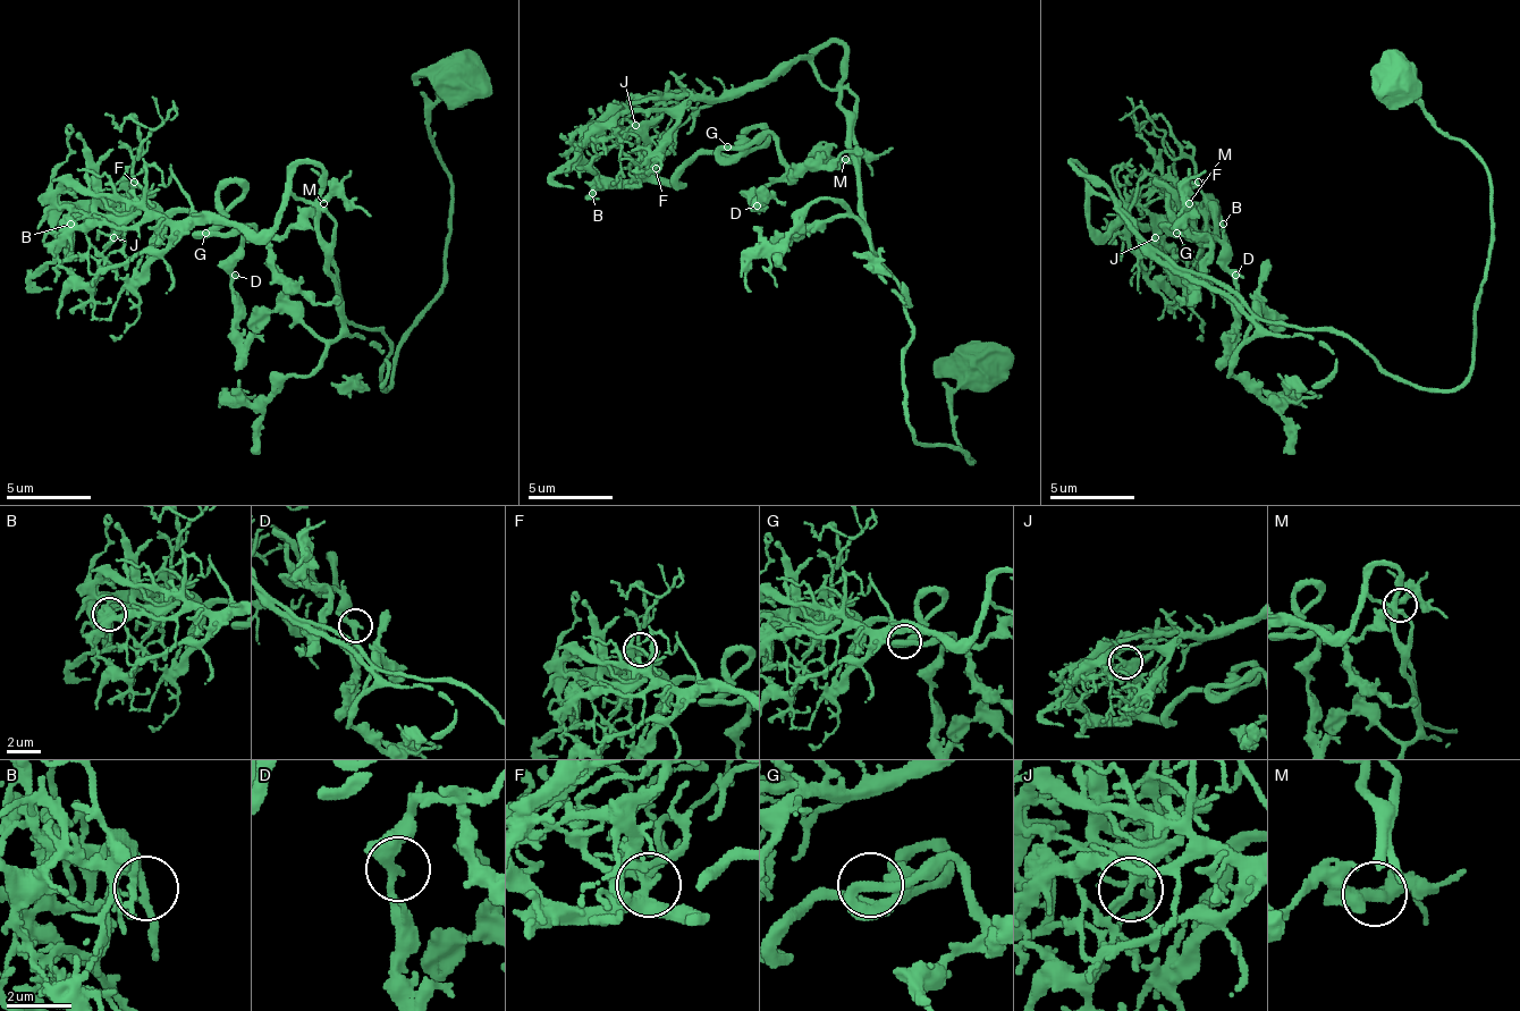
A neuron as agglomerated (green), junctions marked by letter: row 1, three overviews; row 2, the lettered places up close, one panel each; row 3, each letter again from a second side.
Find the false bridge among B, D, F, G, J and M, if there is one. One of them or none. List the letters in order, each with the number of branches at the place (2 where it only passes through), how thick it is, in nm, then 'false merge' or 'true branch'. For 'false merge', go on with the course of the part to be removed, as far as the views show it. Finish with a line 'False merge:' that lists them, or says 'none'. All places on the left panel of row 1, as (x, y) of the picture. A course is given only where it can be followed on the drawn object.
B: branches 2; calibre 260 nm; true branch
D: branches 2; calibre 280 nm; true branch
F: branches 2; calibre 240 nm; true branch
G: branches 2; calibre 320 nm; true branch
J: branches 2; calibre 320 nm; false merge; course (112, 236), (100, 250), (57, 207), (142, 203), (154, 236), (180, 211), (264, 233), (230, 279), (243, 368)
M: branches 2; calibre 380 nm; true branch
False merge: J

